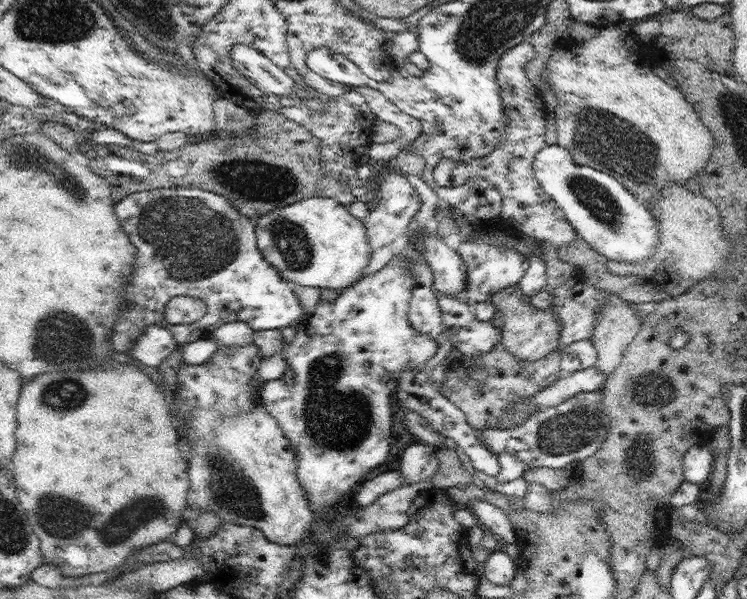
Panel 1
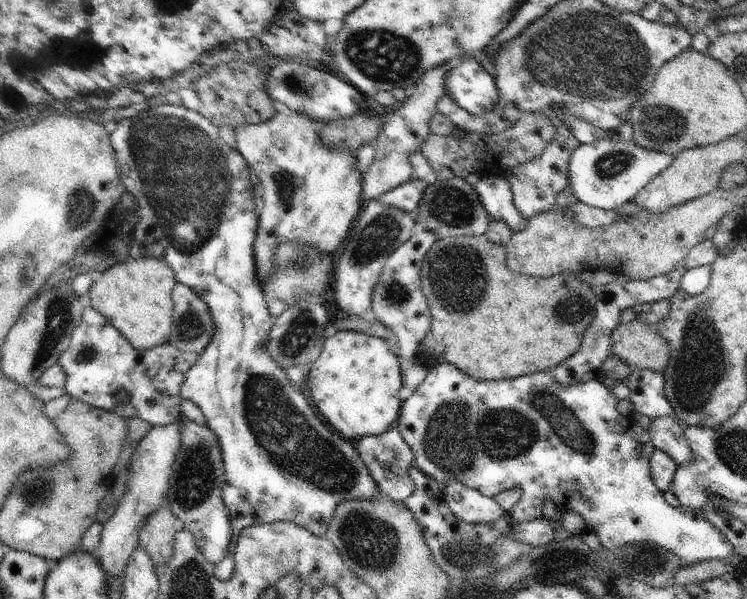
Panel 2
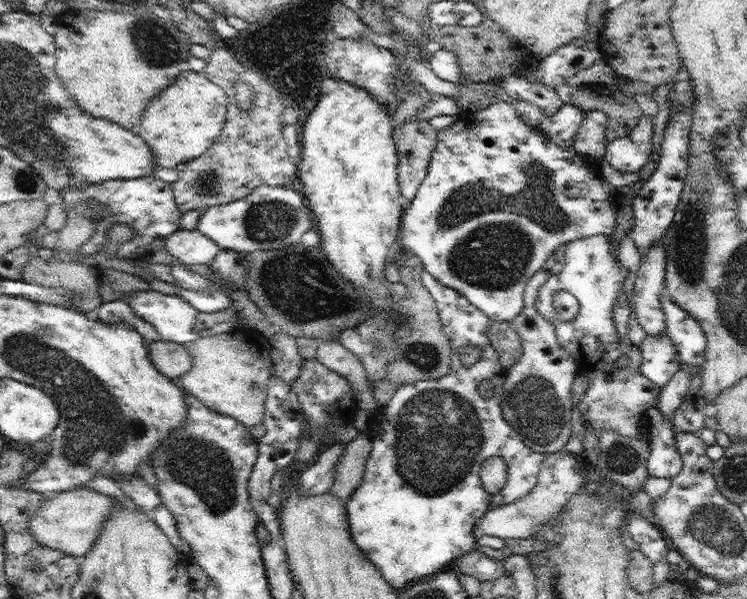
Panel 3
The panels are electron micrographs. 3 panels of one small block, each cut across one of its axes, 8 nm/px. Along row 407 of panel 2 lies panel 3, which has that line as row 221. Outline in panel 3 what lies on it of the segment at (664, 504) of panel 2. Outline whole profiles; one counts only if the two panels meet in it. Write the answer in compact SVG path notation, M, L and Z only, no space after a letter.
M500 99L482 110L476 110L476 112L468 110L459 113L452 126L439 130L439 137L433 157L430 160L428 174L422 181L417 196L411 200L410 207L404 210L400 222L403 248L409 254L420 257L423 268L433 278L436 278L436 281L462 294L474 307L488 315L492 322L498 320L514 322L518 314L524 309L523 295L528 280L542 268L552 251L579 238L588 238L594 235L612 236L617 227L617 210L619 207L611 194L612 186L608 180L604 180L602 176L592 175L573 146L568 146L568 148L558 146L546 134L540 133L536 128L532 130L531 127L528 126L528 122L524 122L524 118L520 118L520 114L516 112L516 108L510 102Z

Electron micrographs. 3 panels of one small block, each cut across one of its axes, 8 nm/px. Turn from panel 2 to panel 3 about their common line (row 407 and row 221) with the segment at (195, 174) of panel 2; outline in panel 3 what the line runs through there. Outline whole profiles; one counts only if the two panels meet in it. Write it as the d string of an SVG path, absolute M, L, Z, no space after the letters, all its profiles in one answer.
M257 186L247 197L228 204L206 207L201 210L200 221L196 230L212 239L221 249L232 249L245 252L259 252L268 249L281 249L301 242L302 235L314 228L313 213L306 198L288 186Z

